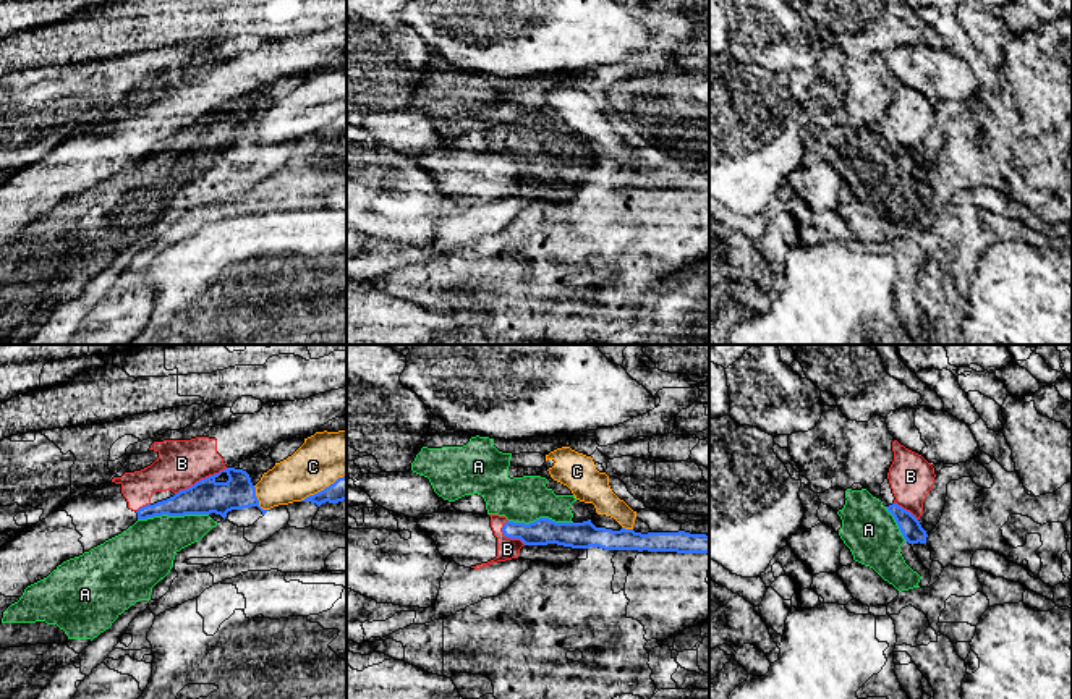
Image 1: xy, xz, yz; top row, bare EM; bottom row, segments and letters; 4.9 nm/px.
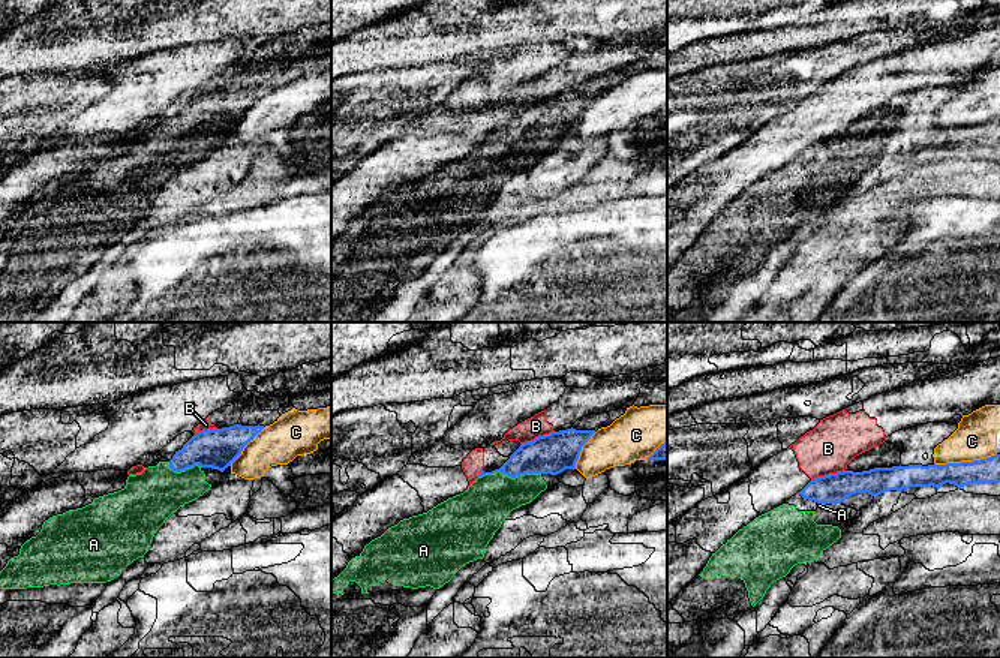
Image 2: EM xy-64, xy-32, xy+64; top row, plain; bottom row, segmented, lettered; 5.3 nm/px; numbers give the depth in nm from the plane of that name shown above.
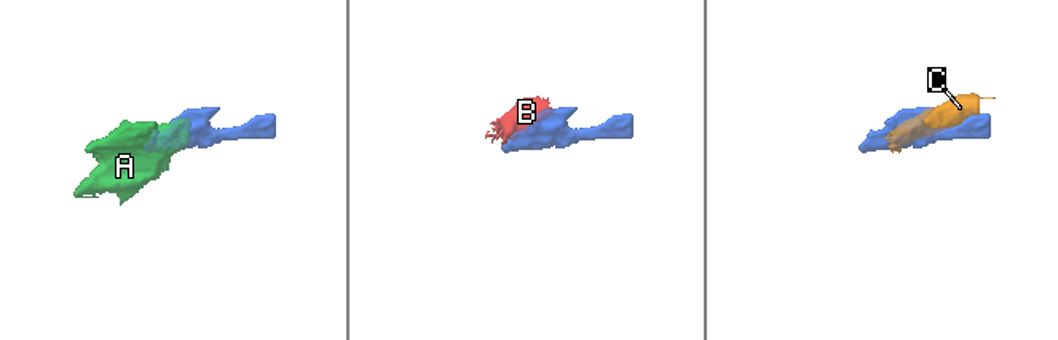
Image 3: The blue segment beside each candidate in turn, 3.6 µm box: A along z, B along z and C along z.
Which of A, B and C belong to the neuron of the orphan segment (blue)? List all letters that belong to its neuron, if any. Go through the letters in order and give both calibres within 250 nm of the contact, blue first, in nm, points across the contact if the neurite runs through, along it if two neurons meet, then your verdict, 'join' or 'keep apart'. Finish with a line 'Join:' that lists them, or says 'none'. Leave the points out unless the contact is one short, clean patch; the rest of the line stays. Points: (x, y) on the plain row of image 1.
A: calibres 170 and 300 nm; way xy (204, 135), (183, 152), (172, 152), (143, 191); join
B: calibres 170 and 240 nm; keep apart
C: calibres 160 and 220 nm; keep apart
Join: A

